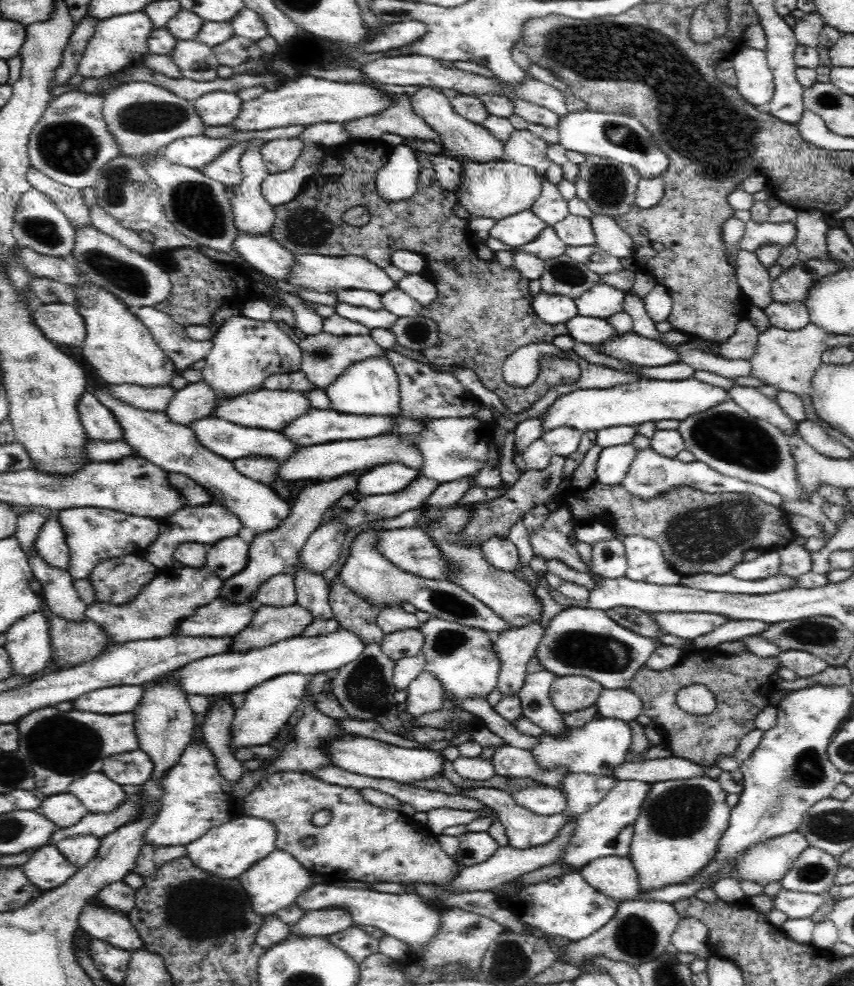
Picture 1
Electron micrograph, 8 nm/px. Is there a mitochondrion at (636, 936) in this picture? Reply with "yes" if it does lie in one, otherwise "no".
yes

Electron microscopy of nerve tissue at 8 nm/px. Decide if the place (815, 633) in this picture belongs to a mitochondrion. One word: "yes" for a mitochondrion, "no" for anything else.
yes

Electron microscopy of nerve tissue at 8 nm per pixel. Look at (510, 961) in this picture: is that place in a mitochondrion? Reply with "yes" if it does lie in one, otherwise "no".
yes

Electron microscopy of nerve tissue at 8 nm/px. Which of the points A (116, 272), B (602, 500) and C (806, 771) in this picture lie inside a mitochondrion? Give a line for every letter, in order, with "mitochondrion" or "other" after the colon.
A: mitochondrion
B: other
C: mitochondrion

